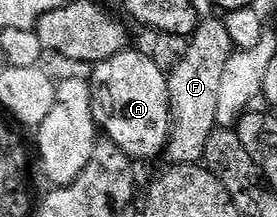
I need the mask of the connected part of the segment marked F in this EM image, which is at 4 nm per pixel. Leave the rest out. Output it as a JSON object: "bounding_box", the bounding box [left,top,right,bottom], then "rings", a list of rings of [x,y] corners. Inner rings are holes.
{"bounding_box":[168,16,234,165],"rings":[[[219,16],[205,17],[192,32],[180,62],[168,73],[168,90],[172,104],[172,135],[168,139],[168,165],[194,165],[203,162],[206,139],[216,128],[218,119],[218,91],[222,71],[230,59],[234,46],[225,22]]]}

